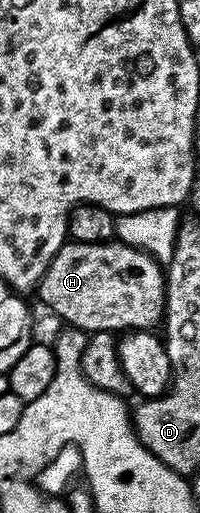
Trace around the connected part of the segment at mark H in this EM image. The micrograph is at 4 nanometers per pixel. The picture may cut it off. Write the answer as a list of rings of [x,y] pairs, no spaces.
[[[113,241],[110,243],[73,243],[65,242],[64,247],[50,261],[50,265],[46,269],[46,273],[40,278],[40,286],[38,288],[38,296],[57,315],[60,319],[65,319],[69,328],[85,333],[93,331],[115,331],[117,333],[127,333],[130,331],[146,331],[156,326],[163,320],[164,308],[166,306],[166,271],[163,266],[156,260],[153,255],[147,255],[145,251],[138,251],[134,247],[127,247],[126,244]]]

